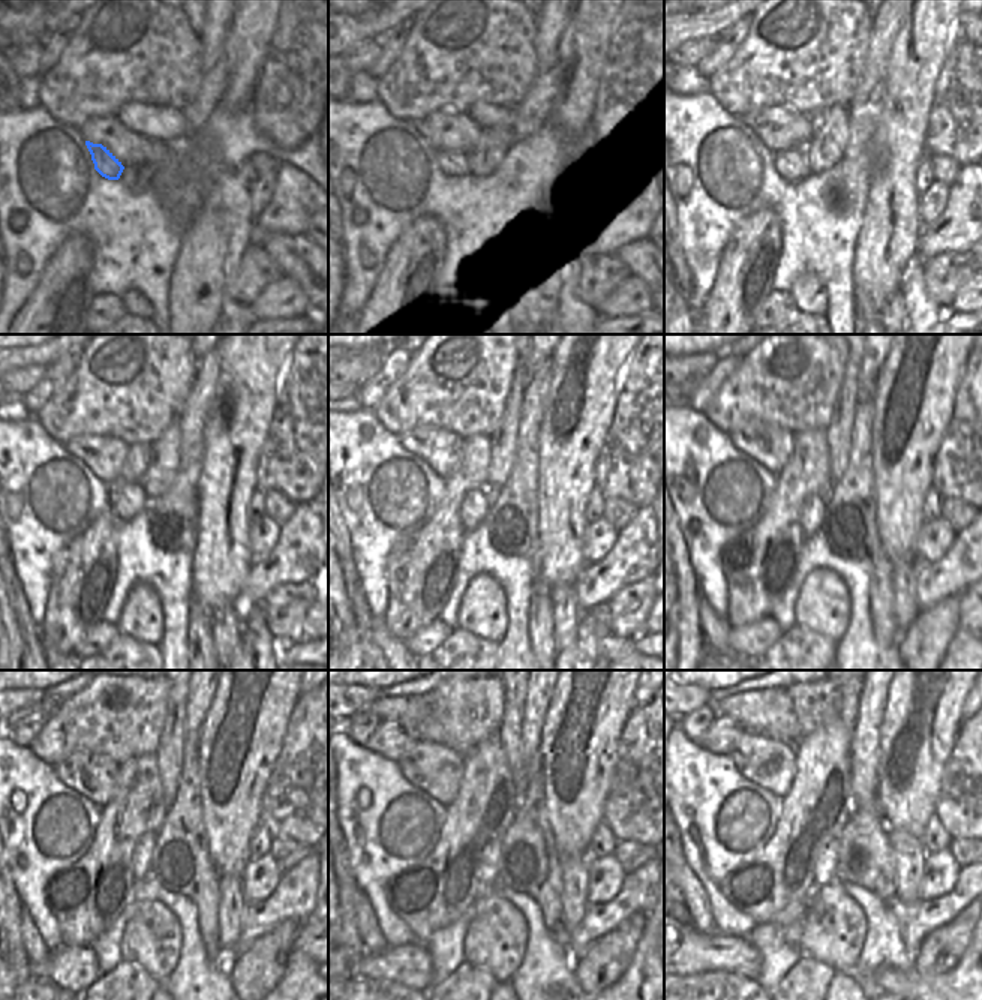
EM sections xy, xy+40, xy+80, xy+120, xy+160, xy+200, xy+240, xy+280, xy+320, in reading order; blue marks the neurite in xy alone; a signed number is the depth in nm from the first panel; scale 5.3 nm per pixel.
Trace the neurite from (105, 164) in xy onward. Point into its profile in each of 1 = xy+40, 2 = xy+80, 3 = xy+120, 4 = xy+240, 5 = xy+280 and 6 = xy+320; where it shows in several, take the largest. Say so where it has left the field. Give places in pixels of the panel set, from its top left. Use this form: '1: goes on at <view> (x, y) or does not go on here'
1: goes on at xy+40 (452, 164)
2: goes on at xy+80 (792, 164)
3: goes on at xy+120 (126, 500)
4: goes on at xy+240 (144, 846)
5: goes on at xy+280 (488, 865)
6: goes on at xy+320 (825, 870)

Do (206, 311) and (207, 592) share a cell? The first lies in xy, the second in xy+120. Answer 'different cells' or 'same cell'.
same cell

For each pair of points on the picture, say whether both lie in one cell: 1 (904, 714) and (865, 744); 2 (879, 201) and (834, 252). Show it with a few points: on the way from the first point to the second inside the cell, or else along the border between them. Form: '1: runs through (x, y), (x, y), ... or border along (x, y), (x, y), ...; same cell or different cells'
1: border along (886, 697), (880, 724), (880, 759), (876, 766); different cells
2: border along (862, 213), (852, 255); different cells

